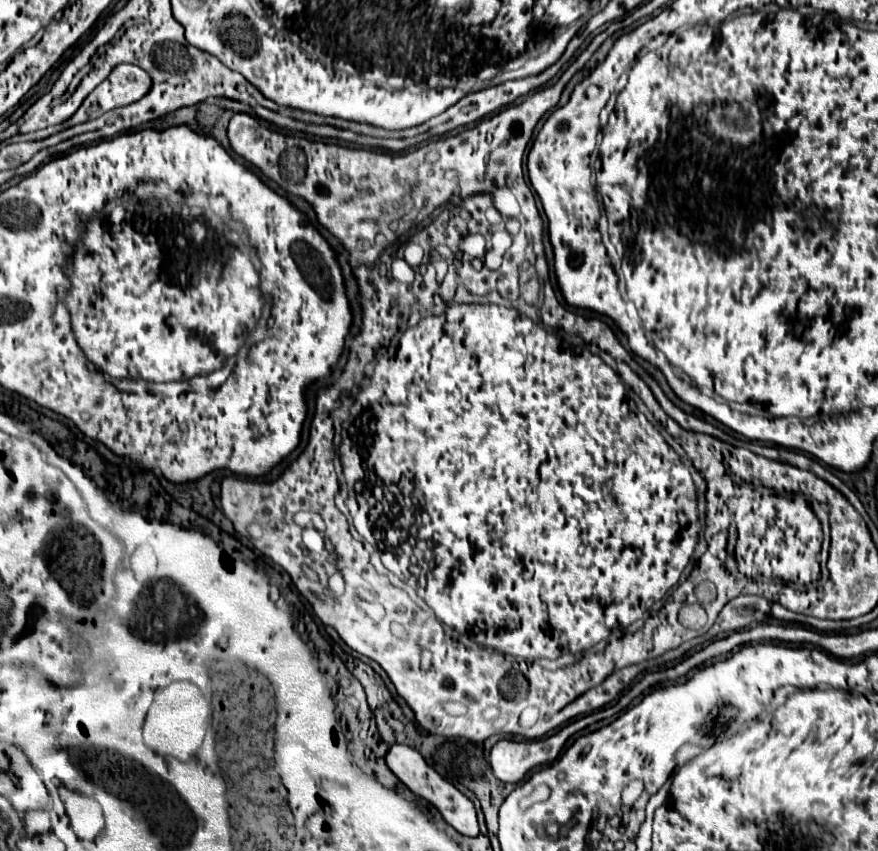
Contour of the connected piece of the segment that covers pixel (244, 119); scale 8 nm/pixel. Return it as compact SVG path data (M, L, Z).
M249 113L233 115L227 133L235 153L245 157L255 167L259 167L265 177L273 179L275 183L281 183L277 159L281 157L281 151L289 147L289 137L285 133L263 127Z

